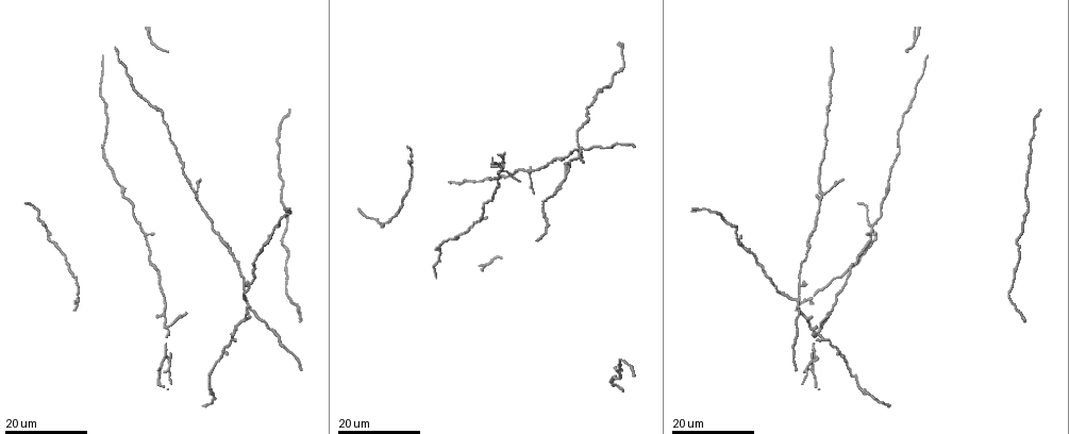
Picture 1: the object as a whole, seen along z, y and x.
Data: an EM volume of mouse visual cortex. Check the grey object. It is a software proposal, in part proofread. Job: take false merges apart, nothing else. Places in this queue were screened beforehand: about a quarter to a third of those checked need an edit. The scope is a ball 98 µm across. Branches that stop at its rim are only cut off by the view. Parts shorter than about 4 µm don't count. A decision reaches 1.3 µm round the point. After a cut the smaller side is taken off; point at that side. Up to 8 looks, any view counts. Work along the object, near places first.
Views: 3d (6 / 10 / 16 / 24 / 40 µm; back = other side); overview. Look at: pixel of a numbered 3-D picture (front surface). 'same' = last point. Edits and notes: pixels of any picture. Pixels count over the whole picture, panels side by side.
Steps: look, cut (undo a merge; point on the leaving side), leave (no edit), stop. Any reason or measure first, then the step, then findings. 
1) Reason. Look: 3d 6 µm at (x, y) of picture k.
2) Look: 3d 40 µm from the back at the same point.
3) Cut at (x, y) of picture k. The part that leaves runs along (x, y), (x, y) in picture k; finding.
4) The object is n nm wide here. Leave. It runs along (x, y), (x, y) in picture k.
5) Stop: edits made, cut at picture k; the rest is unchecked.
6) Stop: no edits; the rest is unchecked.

A narrow waist. Look: 3d 24 µm at (379, 222) of picture 1.

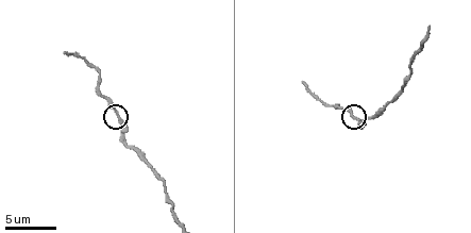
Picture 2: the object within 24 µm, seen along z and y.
Look: 3d 6 µm at (117, 114) of picture 2.

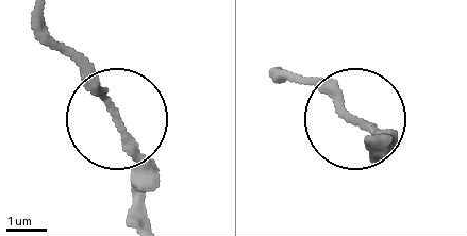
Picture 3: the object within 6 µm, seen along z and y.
The object is 180 nm wide here. Leave. All the same neuron.

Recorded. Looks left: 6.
Calibre changes. Look: 3d 24 µm at (489, 199) of picture 1.

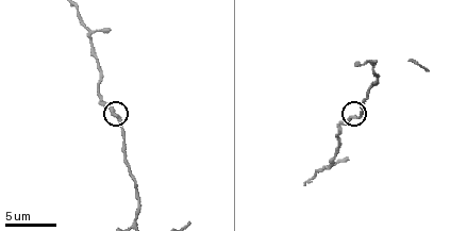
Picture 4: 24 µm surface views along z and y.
Look: 3d 10 µm at (355, 117) of picture 4.

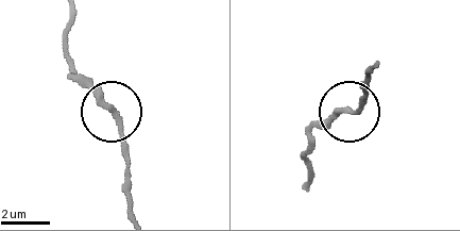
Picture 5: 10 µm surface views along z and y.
The object is 240 nm wide here. Leave. It runs along (372, 67), (357, 112), (325, 118), (308, 130) in picture 5; continuous, no second neuron.

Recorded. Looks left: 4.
Look: 3d 16 µm at (821, 193) of picture 1.

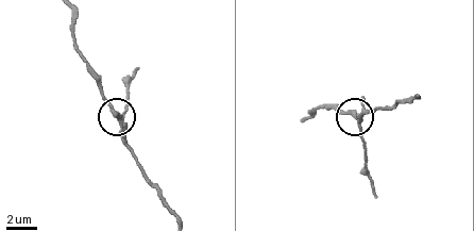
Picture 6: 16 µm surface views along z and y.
Closer look. Look: 3d 10 µm at (358, 124) of picture 6.

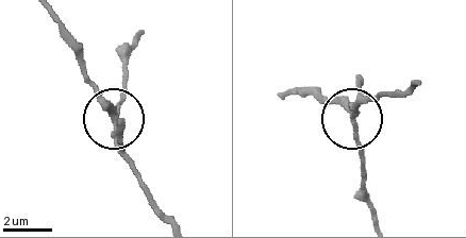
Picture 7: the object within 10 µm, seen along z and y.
The object is 240 nm wide here. Leave. All the same neuron.

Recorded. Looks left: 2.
Calibre changes. Look: 3d 16 µm at (827, 112) of picture 1.

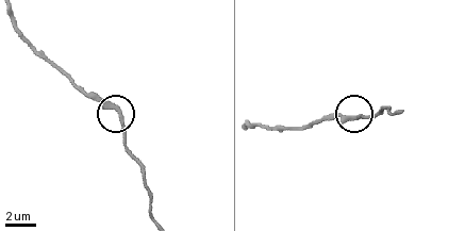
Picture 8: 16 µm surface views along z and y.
Look: 3d 10 µm at (121, 114) of picture 8.

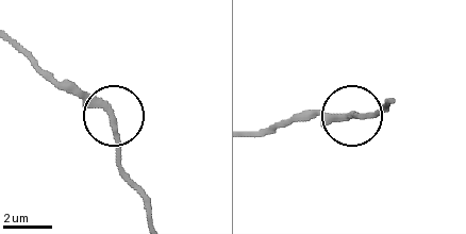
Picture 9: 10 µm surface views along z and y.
Leave. It runs along (390, 103), (366, 116), (303, 116) in picture 9; continuous, no second neuron.

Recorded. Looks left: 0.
Stop: no edits; the rest is unchecked.

